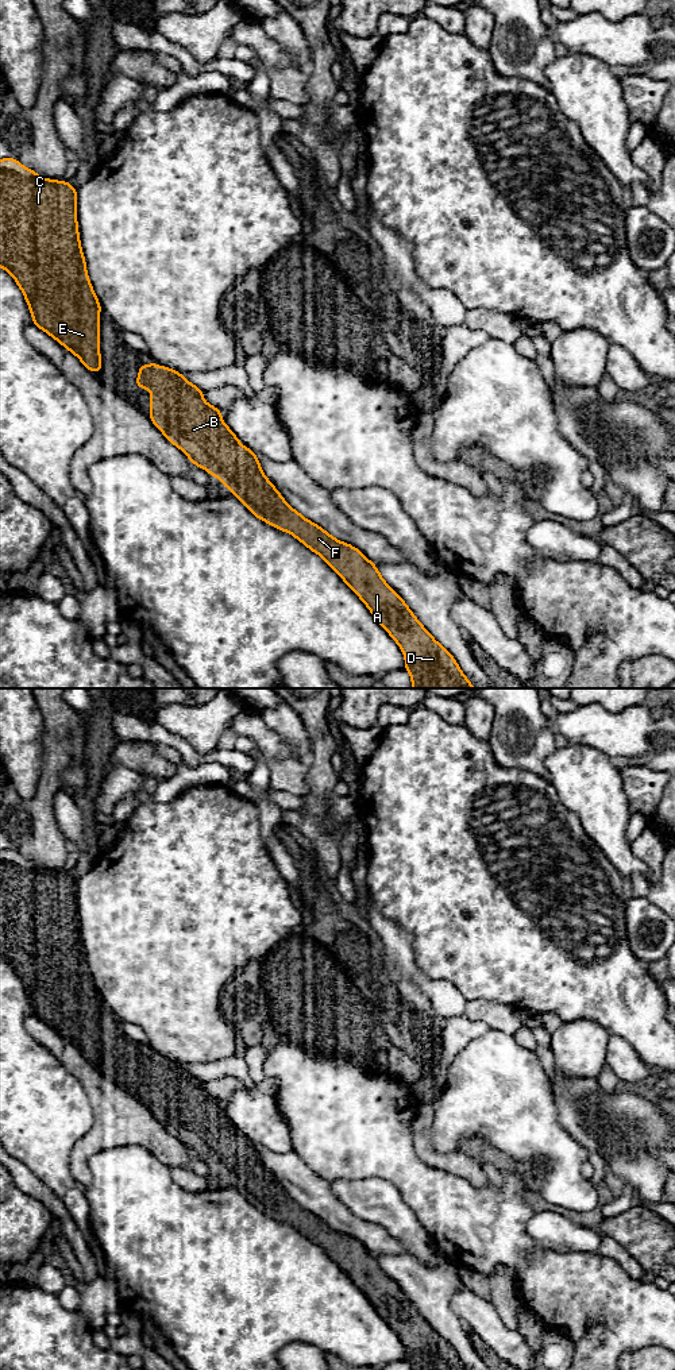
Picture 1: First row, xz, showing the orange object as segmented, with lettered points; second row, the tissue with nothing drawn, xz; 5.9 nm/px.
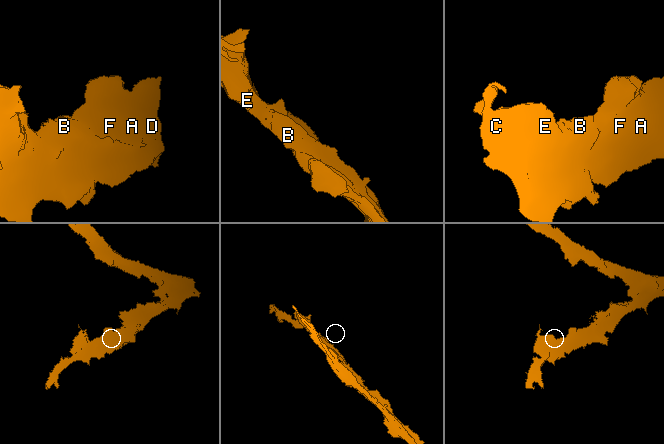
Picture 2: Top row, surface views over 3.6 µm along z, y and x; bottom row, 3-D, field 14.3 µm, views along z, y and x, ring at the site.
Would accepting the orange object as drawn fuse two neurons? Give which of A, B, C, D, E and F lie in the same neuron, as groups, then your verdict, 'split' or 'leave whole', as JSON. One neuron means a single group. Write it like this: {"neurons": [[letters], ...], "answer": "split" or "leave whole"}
{"neurons": [["A", "B", "C", "D", "E", "F"]], "answer": "leave whole"}

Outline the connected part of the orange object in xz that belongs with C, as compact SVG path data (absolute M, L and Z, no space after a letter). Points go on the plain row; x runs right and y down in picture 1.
M15 849L0 850L0 958L8 962L28 995L32 1014L74 1045L92 1064L101 1062L101 996L88 969L77 916L77 880L66 872L42 869Z

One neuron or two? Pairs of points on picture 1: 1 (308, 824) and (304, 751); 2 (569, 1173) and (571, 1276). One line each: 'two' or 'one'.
1: two
2: two

